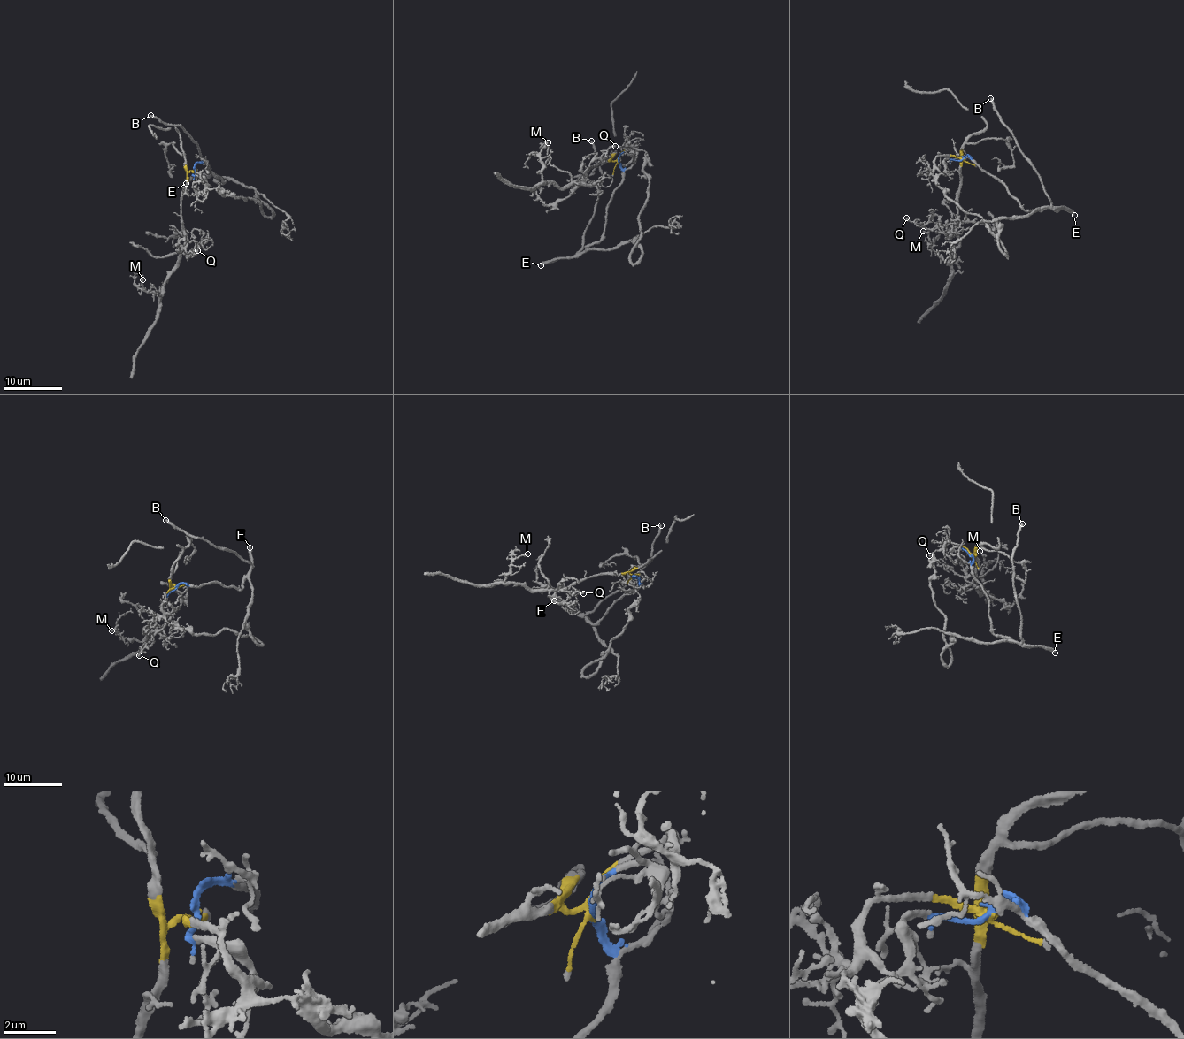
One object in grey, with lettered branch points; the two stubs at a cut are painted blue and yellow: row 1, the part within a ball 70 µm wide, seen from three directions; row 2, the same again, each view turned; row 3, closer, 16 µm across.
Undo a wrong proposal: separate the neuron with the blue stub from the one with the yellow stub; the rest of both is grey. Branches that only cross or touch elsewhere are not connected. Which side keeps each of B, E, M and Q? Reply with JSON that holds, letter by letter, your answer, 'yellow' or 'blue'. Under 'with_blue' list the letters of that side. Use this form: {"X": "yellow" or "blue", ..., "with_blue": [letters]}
{"B": "blue", "E": "blue", "M": "yellow", "Q": "yellow", "with_blue": ["B", "E"]}

